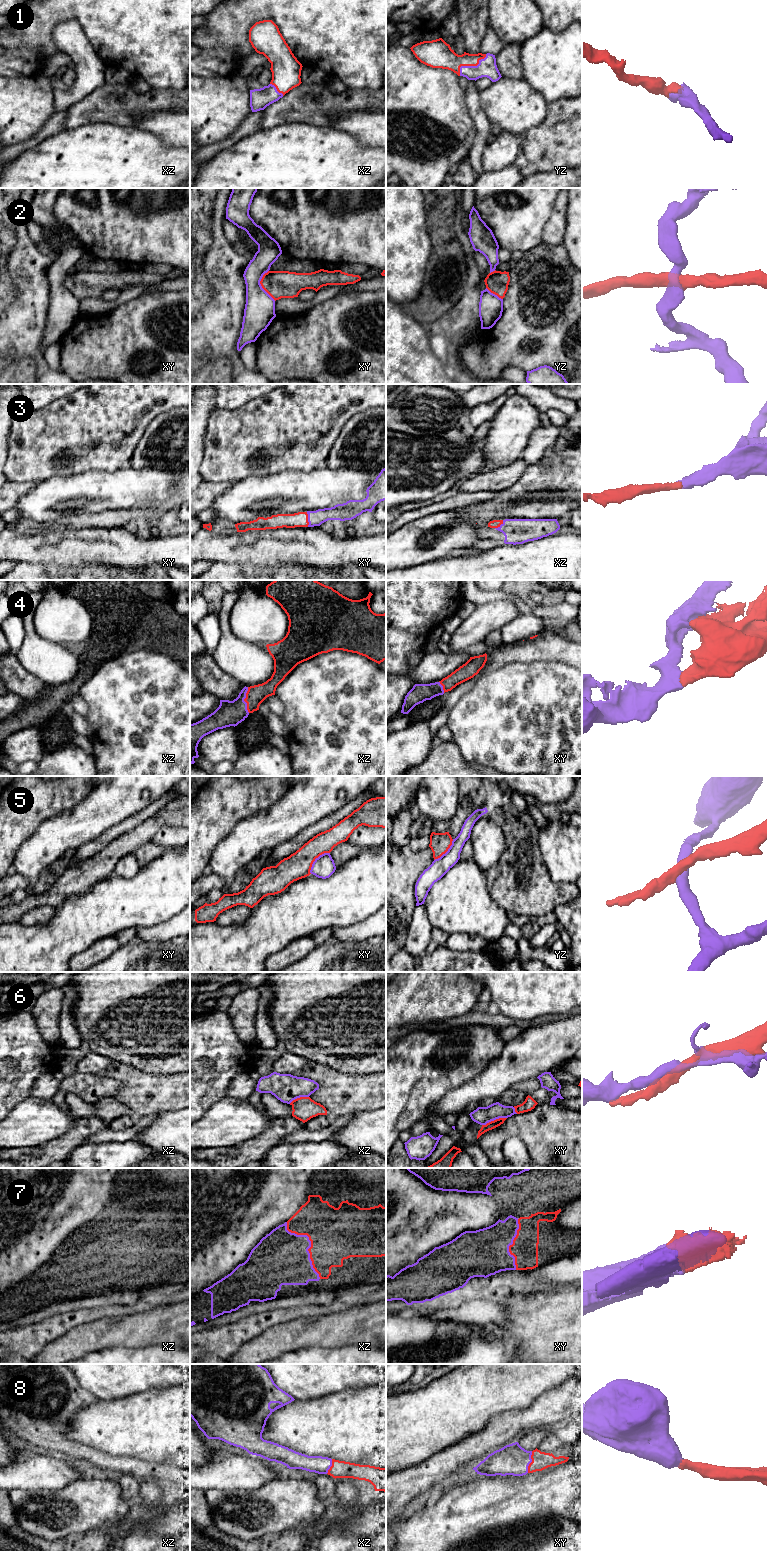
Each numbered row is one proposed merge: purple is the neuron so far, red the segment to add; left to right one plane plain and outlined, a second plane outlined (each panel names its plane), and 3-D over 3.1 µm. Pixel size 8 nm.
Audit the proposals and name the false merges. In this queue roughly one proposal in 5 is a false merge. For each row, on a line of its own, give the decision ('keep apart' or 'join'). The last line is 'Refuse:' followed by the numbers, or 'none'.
1: join
2: keep apart
3: join
4: join
5: keep apart
6: keep apart
7: join
8: join
Refuse: 2, 5, 6

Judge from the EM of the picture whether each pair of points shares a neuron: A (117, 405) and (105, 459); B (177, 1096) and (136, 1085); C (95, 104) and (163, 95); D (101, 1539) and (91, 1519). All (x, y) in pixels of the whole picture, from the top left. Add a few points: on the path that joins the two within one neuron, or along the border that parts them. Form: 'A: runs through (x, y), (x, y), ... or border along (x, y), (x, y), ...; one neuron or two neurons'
A: runs through (107, 418), (105, 420), (105, 446); one neuron
B: runs through (167, 1093), (146, 1093); one neuron
C: runs through (112, 104), (146, 103); one neuron
D: border along (106, 1524), (72, 1534); two neurons

